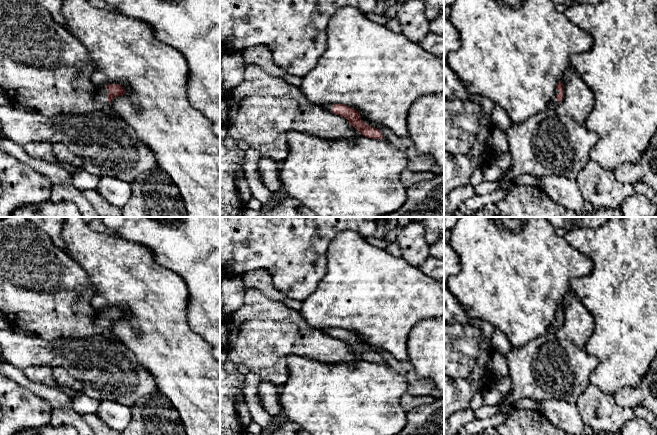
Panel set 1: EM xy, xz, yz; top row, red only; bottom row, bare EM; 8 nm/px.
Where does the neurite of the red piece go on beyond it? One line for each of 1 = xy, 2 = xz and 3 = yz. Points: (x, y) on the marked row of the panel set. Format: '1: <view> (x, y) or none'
1: xy (101, 96)
2: xz (329, 107)
3: yz (555, 101)

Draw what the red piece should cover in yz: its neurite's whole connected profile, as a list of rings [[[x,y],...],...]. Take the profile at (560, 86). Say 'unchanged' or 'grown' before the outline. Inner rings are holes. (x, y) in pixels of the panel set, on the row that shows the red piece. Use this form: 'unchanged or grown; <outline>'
grown; [[[560,82],[555,90],[555,97],[553,99],[552,105],[557,105],[563,101],[564,98],[564,85],[563,82]]]

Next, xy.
grown; [[[109,84],[105,88],[98,90],[94,99],[101,104],[110,104],[114,97],[125,94],[126,91],[120,84]]]

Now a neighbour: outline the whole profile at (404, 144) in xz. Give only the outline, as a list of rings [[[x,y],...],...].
[[[361,117],[361,119],[369,126],[379,129],[382,132],[382,135],[385,139],[390,141],[393,145],[395,145],[398,149],[402,151],[408,151],[414,148],[414,143],[409,138],[398,137],[391,130],[386,128],[385,126],[370,122],[366,118]]]

